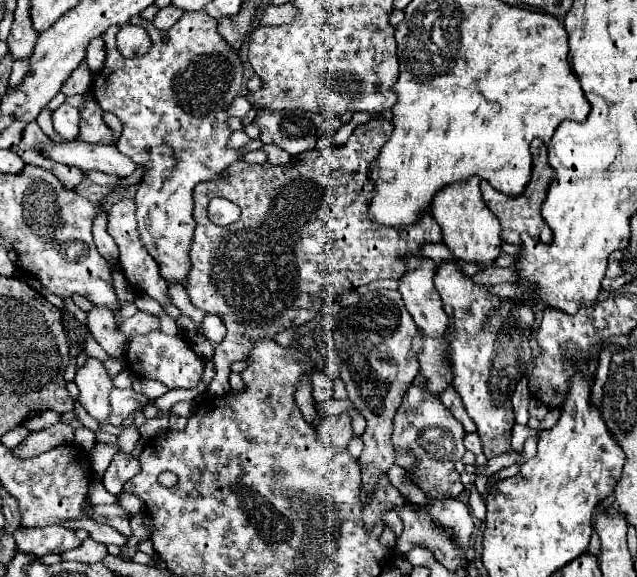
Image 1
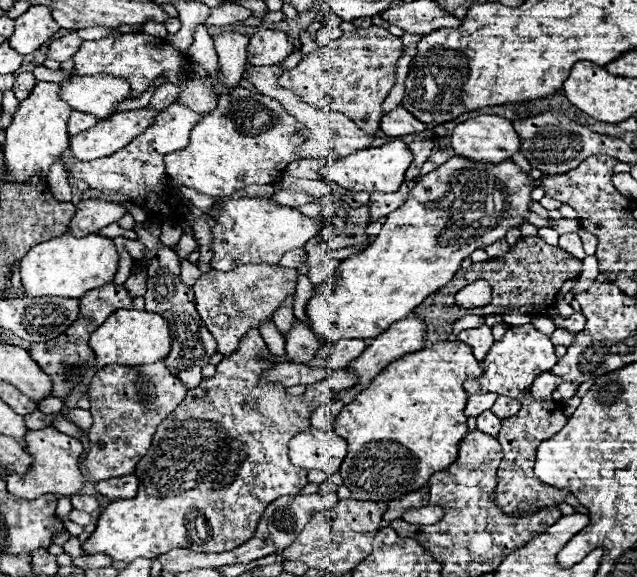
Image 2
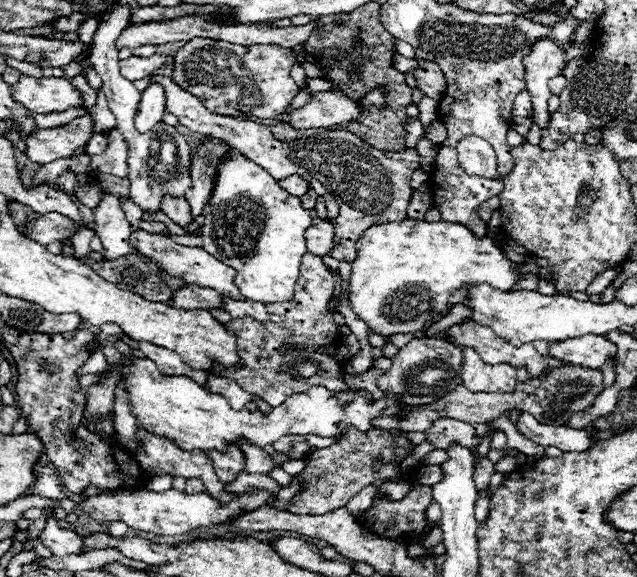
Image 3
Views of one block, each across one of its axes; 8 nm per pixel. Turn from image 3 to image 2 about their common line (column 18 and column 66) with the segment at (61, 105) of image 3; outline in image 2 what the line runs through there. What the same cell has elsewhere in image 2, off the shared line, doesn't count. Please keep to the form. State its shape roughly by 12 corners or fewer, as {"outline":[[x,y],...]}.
{"outline":[[106,74],[60,82],[72,110],[100,120],[124,102],[130,84]]}

